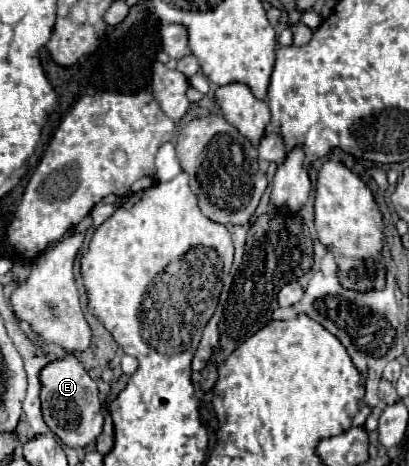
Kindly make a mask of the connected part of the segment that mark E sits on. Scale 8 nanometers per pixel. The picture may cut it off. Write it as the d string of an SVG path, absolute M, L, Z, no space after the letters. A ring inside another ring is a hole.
M73 354L55 360L41 370L41 384L43 384L41 390L43 418L47 426L53 430L53 434L71 448L83 448L95 442L103 430L103 414L97 384L95 380L91 380L83 364Z

